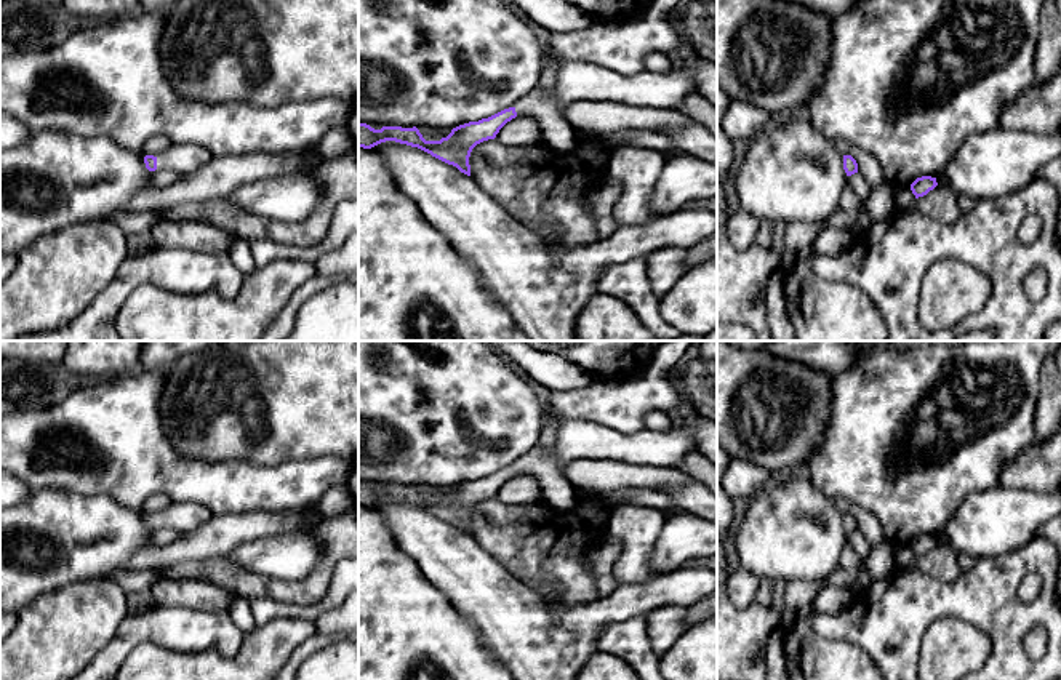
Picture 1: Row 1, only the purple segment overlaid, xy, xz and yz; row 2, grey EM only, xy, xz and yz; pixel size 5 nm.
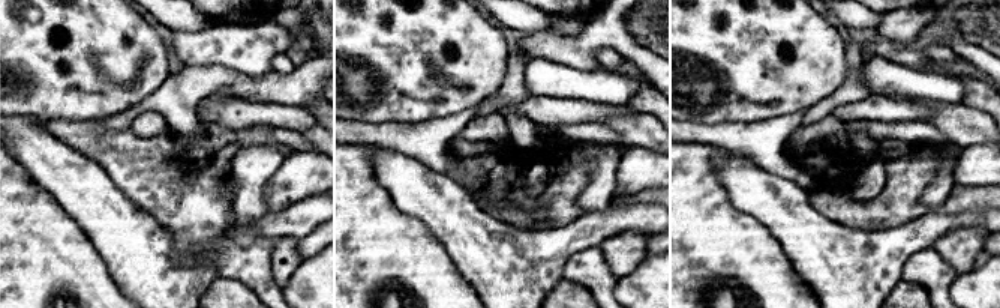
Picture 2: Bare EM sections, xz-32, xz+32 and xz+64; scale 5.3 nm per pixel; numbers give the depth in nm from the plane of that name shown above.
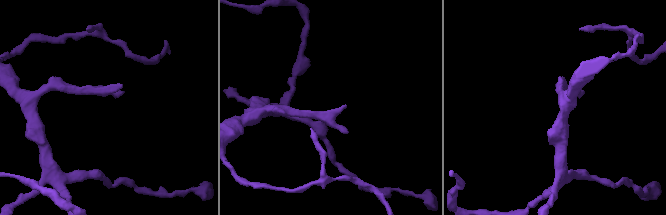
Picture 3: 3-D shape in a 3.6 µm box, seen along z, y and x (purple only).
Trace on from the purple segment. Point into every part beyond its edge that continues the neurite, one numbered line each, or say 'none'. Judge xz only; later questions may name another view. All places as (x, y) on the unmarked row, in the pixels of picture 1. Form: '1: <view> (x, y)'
1: xz (576, 439)

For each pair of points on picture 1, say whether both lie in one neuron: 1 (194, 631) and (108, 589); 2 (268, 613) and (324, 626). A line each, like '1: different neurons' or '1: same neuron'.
1: different neurons
2: different neurons

